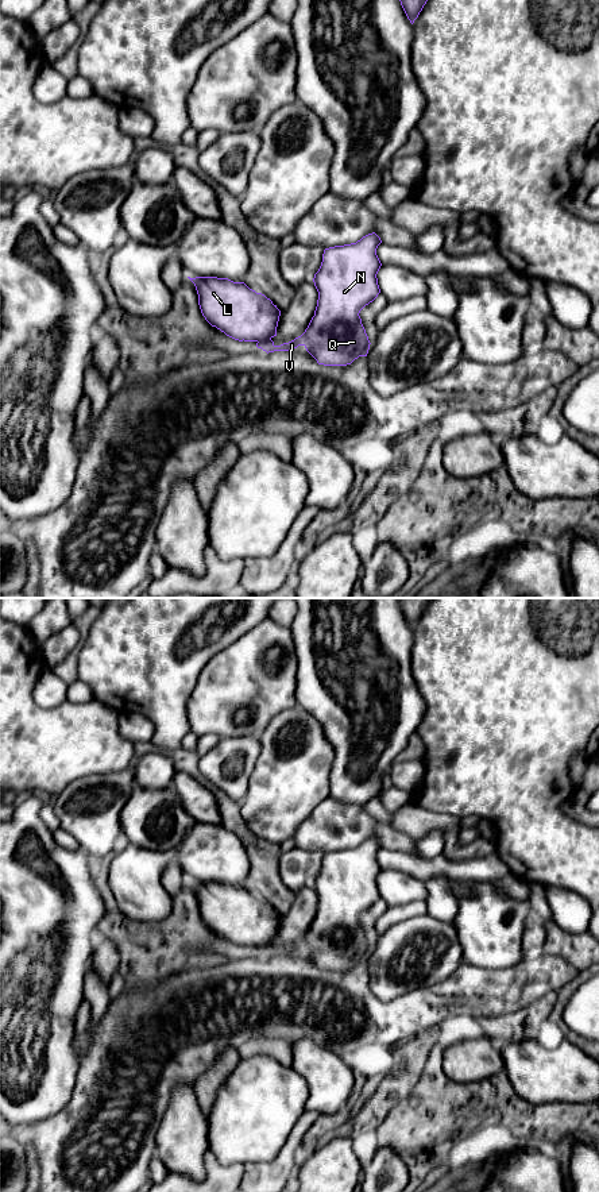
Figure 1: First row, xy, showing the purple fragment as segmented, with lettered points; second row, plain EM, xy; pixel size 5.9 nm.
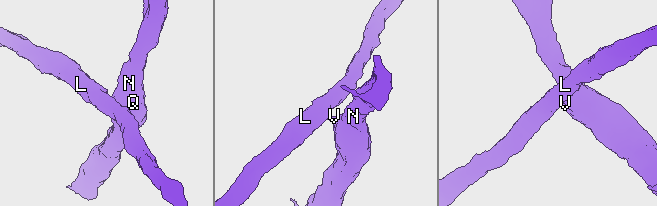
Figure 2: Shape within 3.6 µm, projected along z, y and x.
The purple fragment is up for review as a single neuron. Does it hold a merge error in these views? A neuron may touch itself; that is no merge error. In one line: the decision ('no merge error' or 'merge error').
merge error

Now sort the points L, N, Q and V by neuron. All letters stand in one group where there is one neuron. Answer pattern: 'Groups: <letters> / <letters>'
Groups: L / N Q V

